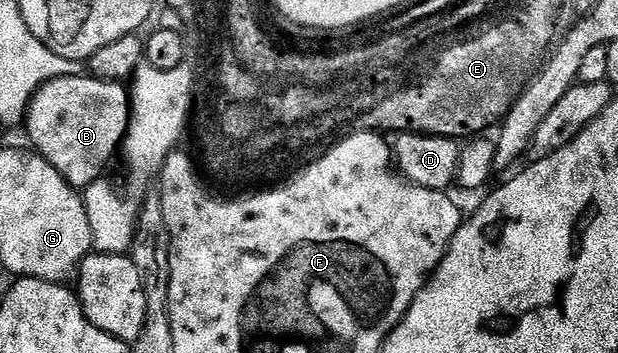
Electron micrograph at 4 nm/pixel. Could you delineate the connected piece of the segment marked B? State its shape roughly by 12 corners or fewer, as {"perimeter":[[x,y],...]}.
{"perimeter":[[56,76],[31,147],[77,190],[105,175],[132,108],[123,83]]}

